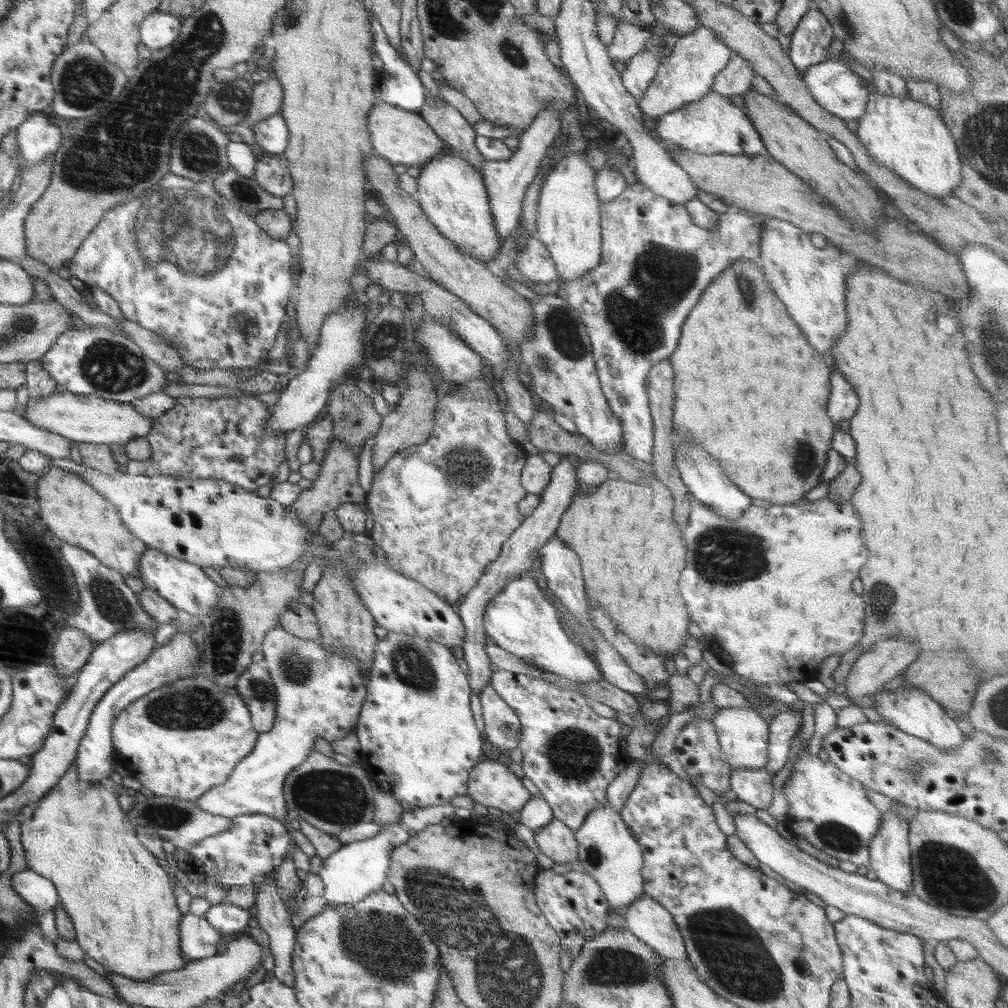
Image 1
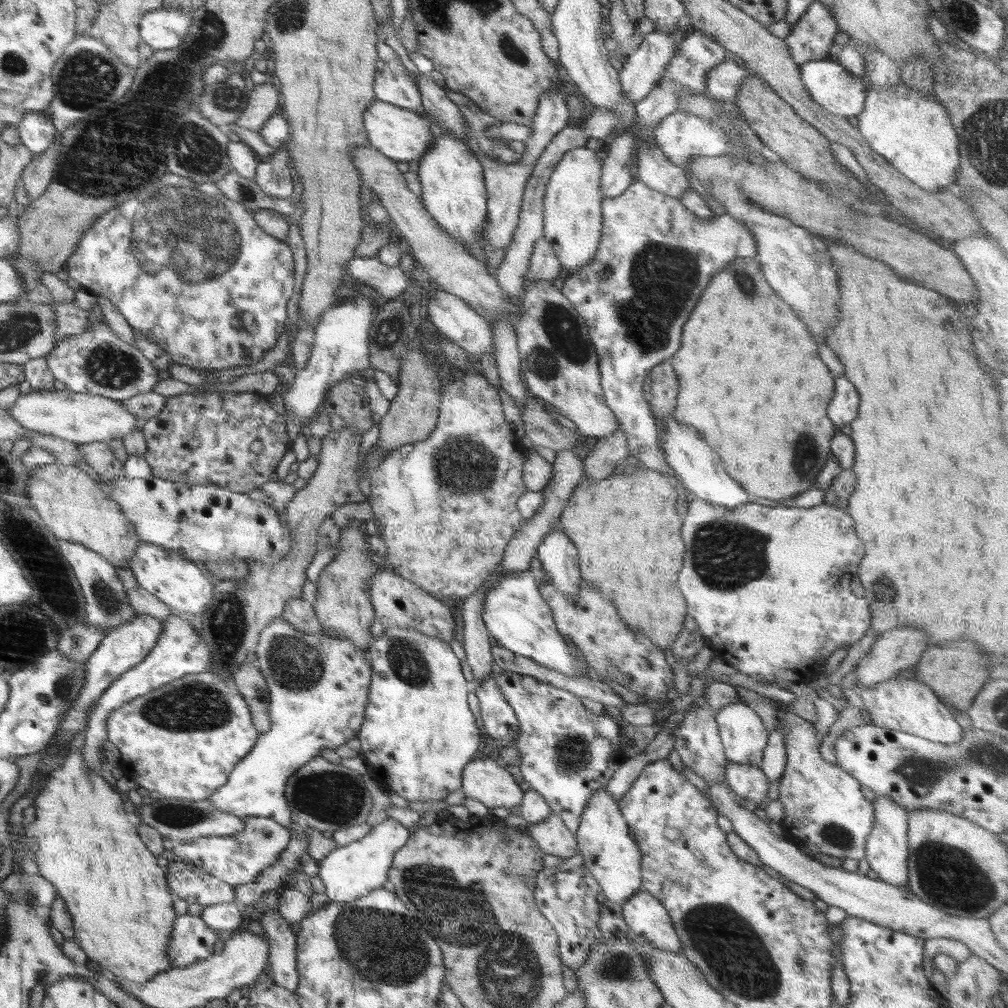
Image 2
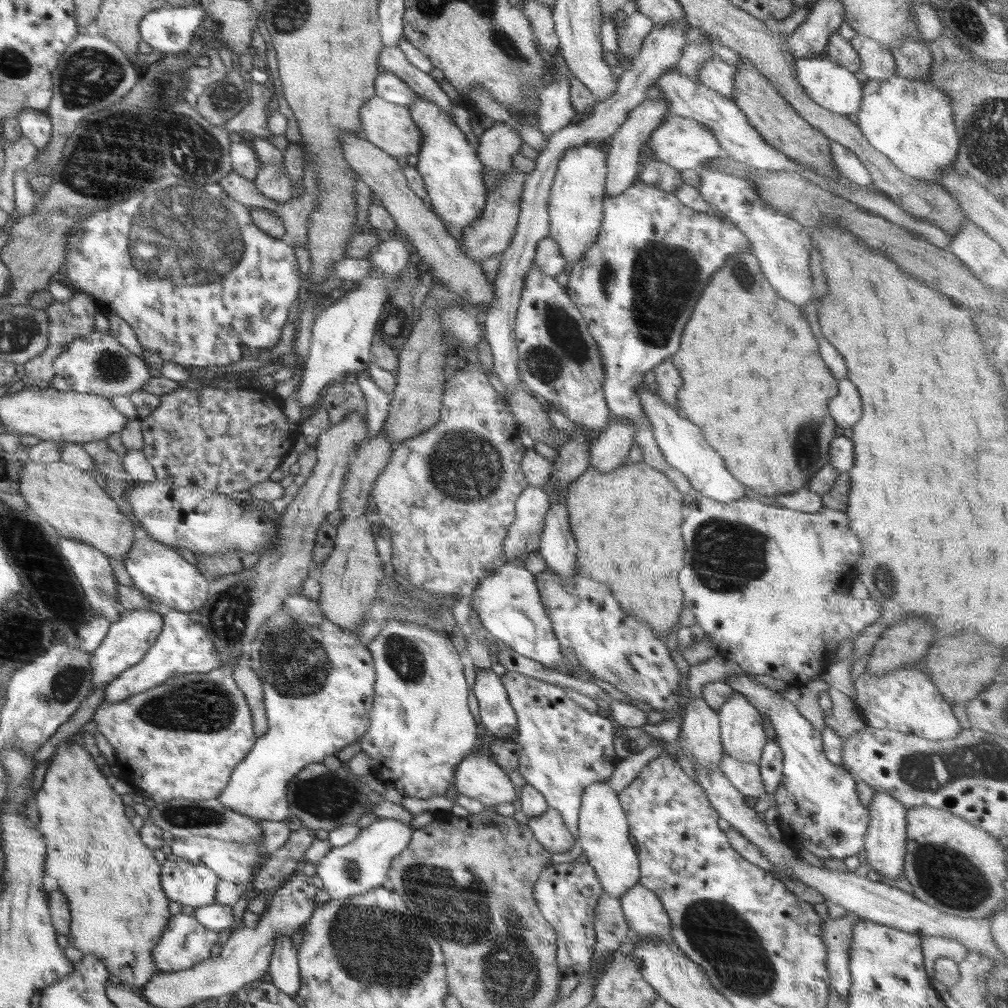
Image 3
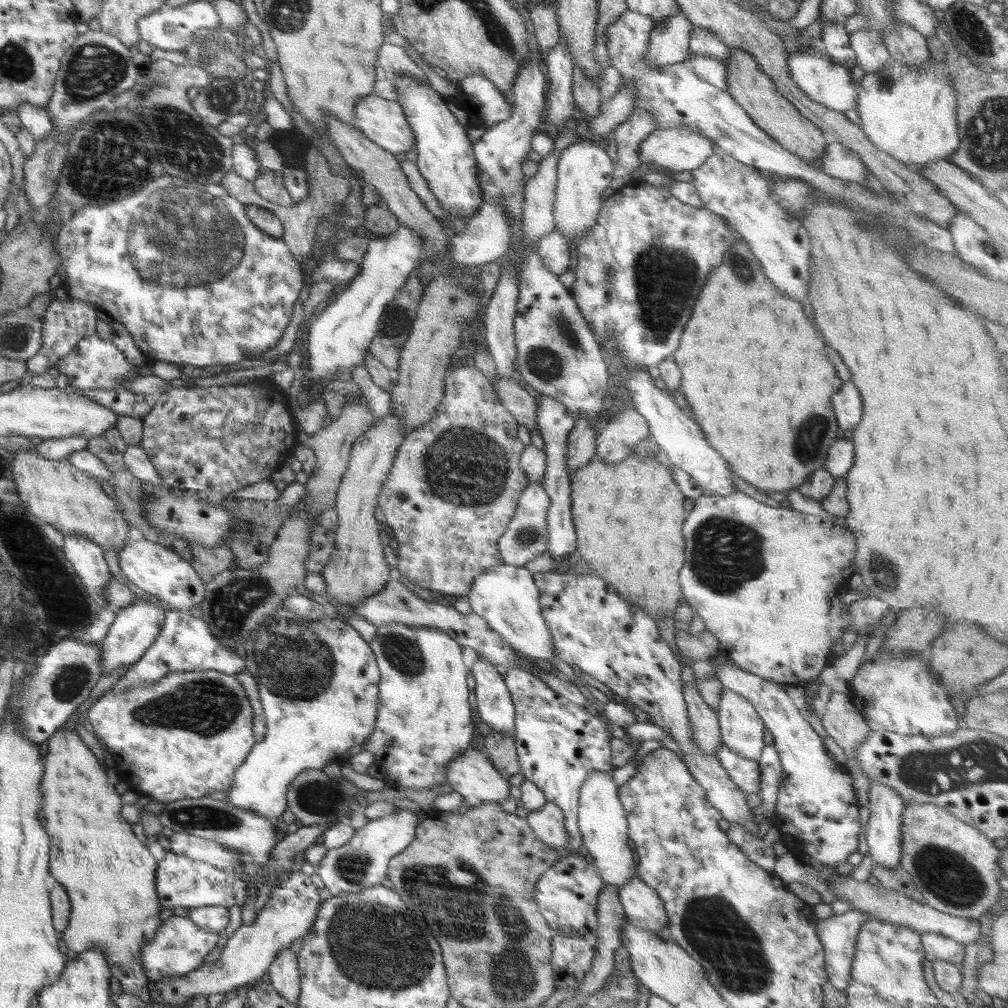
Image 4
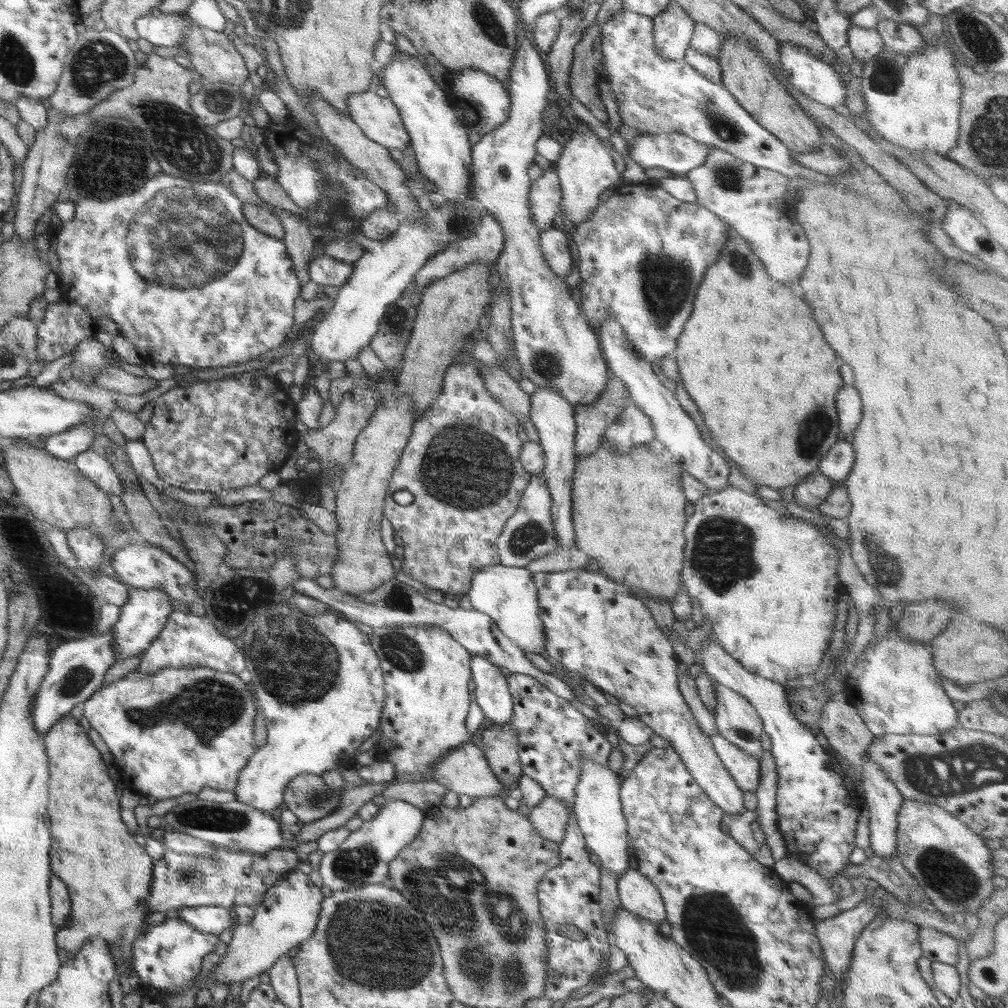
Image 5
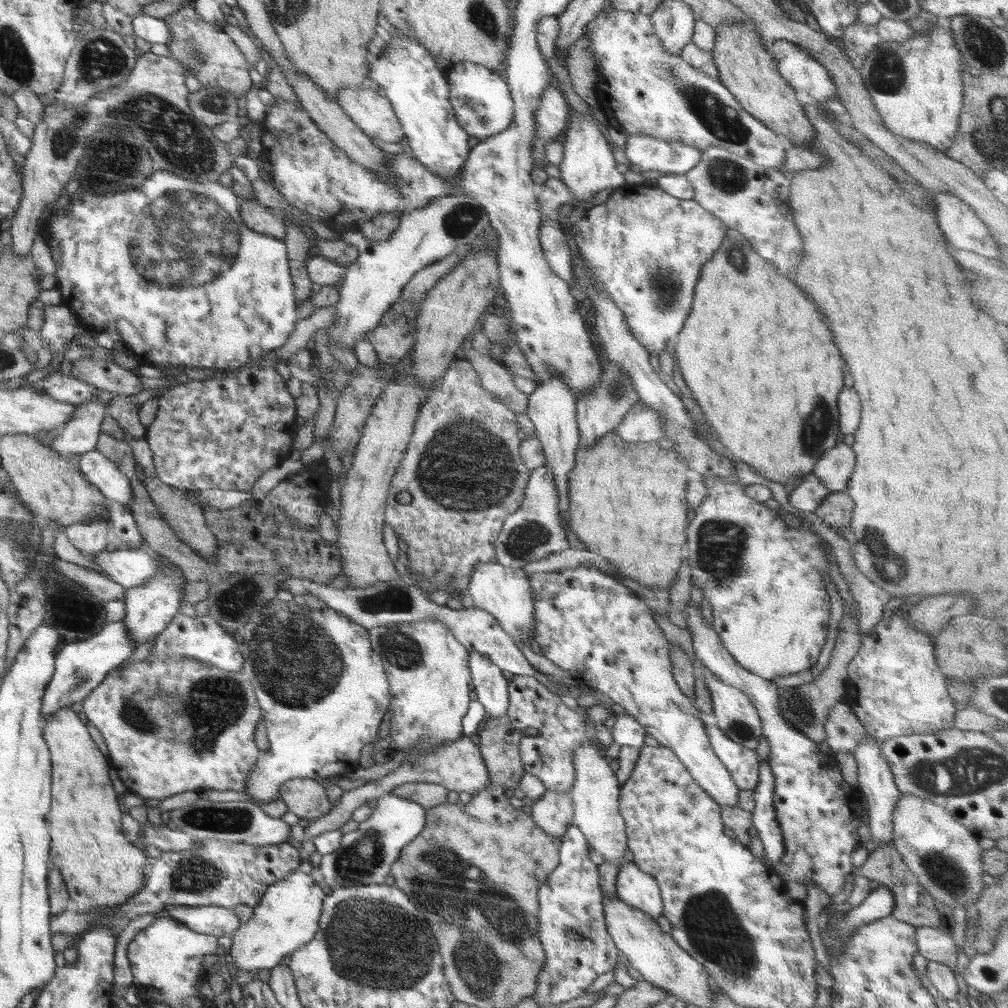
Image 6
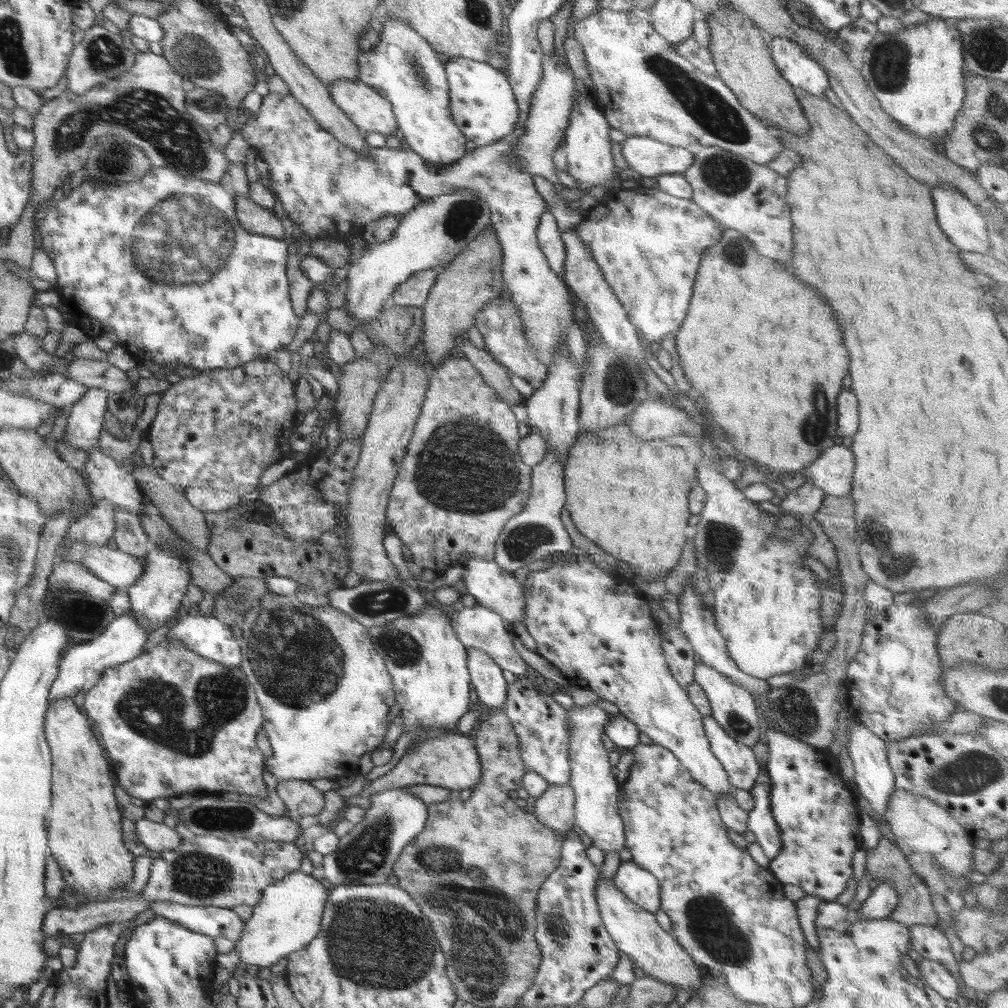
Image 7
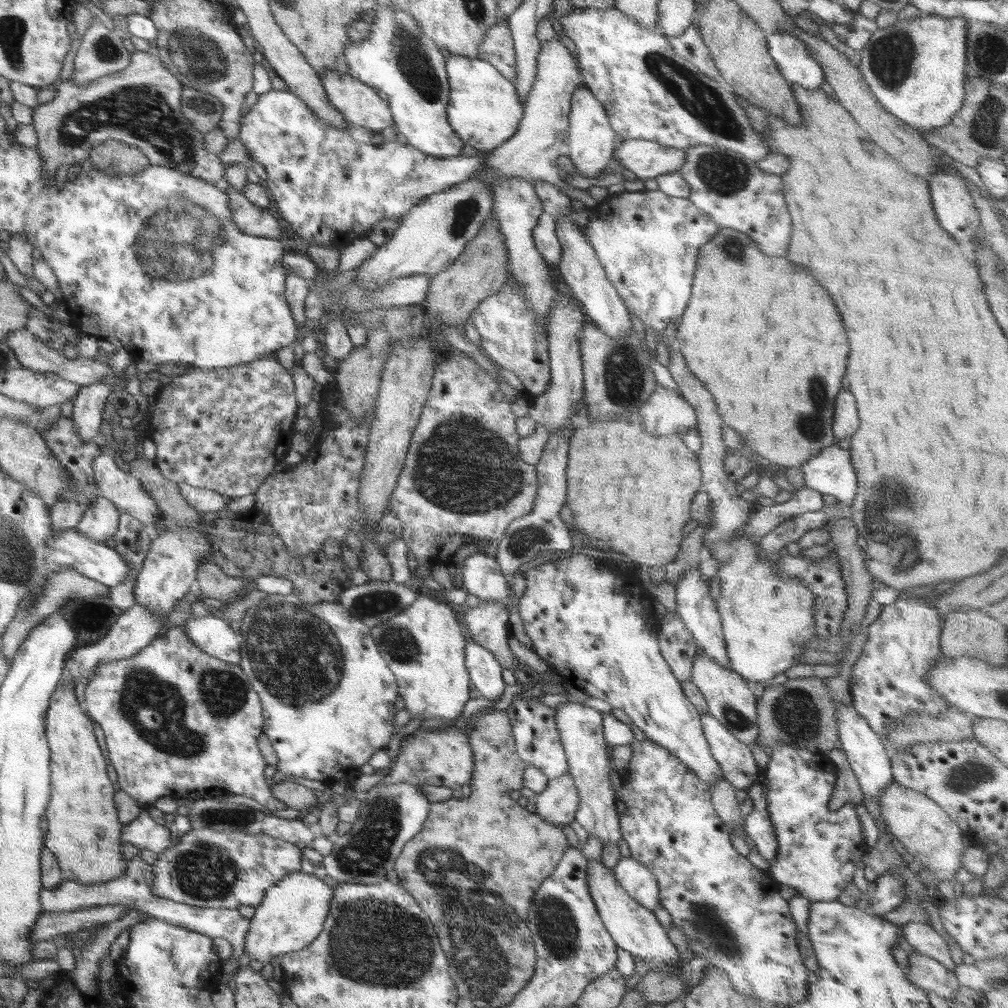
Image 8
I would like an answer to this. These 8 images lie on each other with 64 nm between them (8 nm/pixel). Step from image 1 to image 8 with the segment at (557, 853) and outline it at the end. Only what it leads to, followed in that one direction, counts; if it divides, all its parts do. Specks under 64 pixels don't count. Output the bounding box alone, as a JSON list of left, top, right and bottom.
[532,773,579,828]

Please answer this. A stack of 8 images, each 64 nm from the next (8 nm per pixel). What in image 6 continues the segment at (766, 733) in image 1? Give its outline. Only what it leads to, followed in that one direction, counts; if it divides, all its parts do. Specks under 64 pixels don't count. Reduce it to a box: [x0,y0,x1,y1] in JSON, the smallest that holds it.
[703,667,763,751]

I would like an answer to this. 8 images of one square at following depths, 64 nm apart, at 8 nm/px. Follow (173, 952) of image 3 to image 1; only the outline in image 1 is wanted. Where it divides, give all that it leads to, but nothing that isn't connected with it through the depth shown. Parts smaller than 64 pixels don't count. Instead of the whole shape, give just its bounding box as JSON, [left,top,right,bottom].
[180,912,221,962]

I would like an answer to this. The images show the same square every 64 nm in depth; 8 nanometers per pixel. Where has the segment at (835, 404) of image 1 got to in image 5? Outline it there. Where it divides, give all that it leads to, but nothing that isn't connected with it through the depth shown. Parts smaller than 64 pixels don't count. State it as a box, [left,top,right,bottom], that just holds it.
[835,385,862,435]

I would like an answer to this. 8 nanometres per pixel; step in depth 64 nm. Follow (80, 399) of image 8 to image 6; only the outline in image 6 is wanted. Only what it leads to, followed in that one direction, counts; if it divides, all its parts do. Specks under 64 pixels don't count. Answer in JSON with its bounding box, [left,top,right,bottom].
[50,398,105,458]

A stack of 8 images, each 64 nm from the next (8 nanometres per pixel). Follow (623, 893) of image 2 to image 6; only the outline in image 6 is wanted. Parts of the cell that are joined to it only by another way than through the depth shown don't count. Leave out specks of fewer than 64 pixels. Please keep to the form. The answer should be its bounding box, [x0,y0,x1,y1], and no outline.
[569,742,627,869]

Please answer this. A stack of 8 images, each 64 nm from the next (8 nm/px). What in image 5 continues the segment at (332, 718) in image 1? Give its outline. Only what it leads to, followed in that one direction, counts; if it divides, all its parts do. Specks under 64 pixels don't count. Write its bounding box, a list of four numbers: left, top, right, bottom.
[233,602,386,815]

